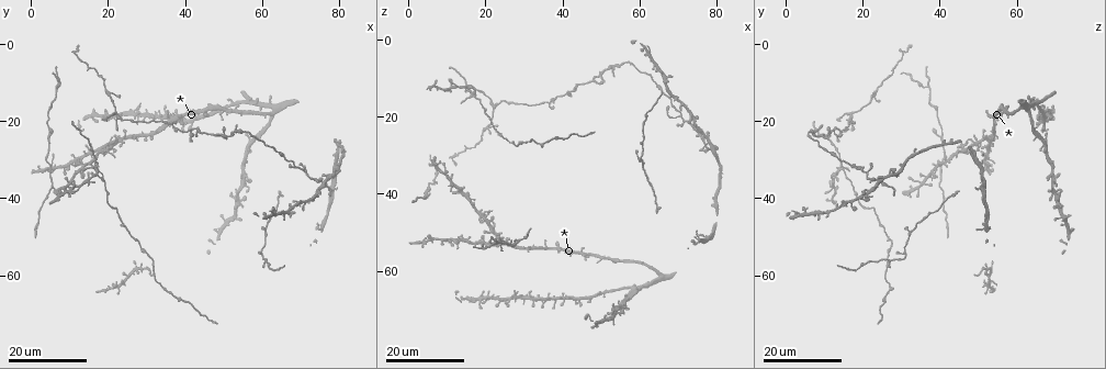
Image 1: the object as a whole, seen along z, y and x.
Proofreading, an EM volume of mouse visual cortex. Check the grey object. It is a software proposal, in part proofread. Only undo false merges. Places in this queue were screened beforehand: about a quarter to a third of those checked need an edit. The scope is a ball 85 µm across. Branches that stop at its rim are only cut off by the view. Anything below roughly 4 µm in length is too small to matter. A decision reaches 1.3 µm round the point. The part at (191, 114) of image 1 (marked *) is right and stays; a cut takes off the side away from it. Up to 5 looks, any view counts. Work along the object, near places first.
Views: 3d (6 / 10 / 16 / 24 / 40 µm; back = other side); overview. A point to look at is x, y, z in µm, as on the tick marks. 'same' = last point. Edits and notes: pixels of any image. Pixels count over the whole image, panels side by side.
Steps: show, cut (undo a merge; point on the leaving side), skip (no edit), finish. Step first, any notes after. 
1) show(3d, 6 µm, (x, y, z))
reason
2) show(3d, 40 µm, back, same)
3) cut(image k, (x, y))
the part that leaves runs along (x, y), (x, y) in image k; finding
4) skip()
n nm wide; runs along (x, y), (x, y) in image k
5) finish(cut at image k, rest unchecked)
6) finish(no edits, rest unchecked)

show(3d, 24 µm, (61.0, 47.5, 33.5))
thick turns thin

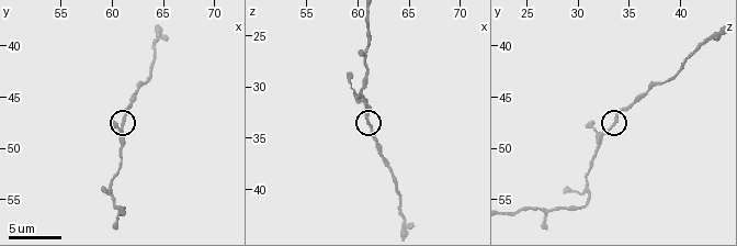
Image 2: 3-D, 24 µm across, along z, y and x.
show(3d, 6 µm, (60.8, 47.8, 33.4))

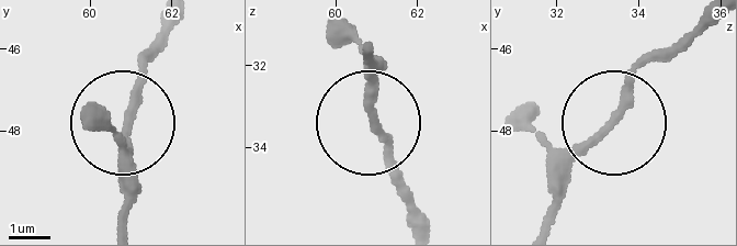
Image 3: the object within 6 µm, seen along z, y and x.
skip()
200 nm wide; one neuron here

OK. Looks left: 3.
show(3d, 24 µm, (75.5, 35.5, 24.5))
four or more arms meet

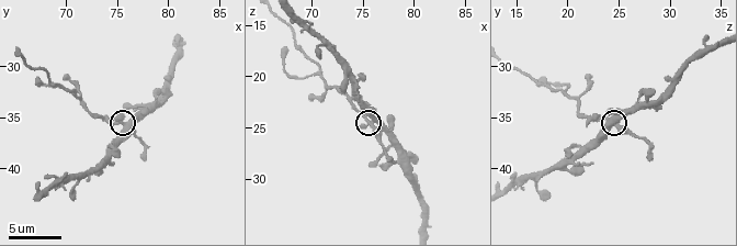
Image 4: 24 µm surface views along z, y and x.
show(3d, 6 µm, (76.2, 35.6, 24.6))

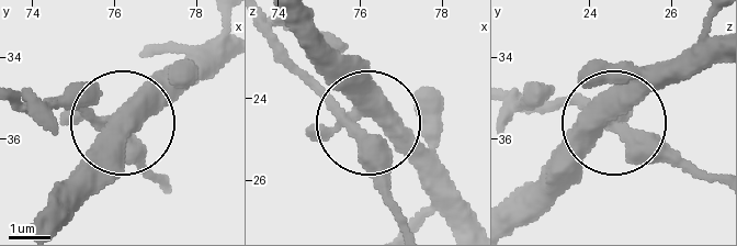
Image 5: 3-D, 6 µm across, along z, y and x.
show(3d, 6 µm, back, (76.00, 35.85, 24.70))

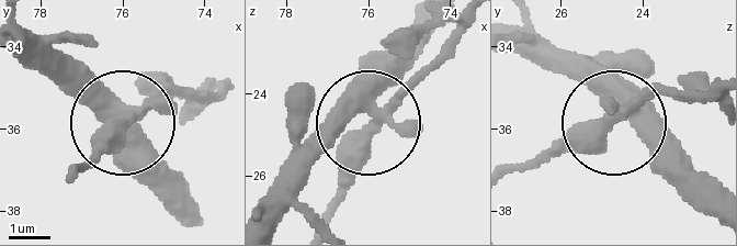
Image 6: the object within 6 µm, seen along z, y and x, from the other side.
cut(image 6, (113, 135))
5 arms; the part that leaves runs along (142, 112), (184, 90), (226, 90) in image 6; a second neuron is stuck on

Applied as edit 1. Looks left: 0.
finish(cut at image 6, rest unchecked)

